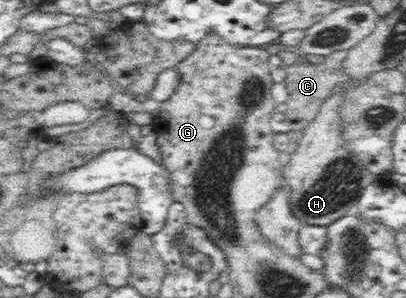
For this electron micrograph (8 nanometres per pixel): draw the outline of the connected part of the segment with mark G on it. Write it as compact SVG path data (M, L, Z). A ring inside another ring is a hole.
M219 35L205 36L196 45L194 51L187 56L184 61L178 62L176 67L177 71L181 74L180 83L177 85L173 94L167 99L166 103L162 102L161 107L155 113L155 118L152 127L158 133L157 144L159 148L159 153L163 160L163 167L168 171L170 177L173 181L173 198L175 202L180 202L184 206L184 211L187 215L186 221L194 226L198 226L206 230L208 237L214 240L216 244L223 249L224 254L227 256L228 265L230 269L236 269L238 275L258 275L260 271L258 269L274 269L278 272L282 270L283 267L283 252L278 248L276 243L272 243L268 240L268 265L266 267L248 267L248 263L234 263L234 259L238 255L244 255L246 247L250 245L260 245L262 237L258 239L252 239L250 233L244 233L240 231L240 227L246 227L246 225L240 225L244 223L244 219L240 217L242 211L246 211L256 227L258 227L258 222L256 222L256 217L258 217L258 211L266 205L267 201L279 191L280 185L284 184L283 180L283 169L282 163L279 163L279 152L274 149L274 132L271 131L271 119L275 115L276 101L271 97L271 87L273 84L272 78L270 77L271 69L268 66L269 54L265 49L259 47L234 47L234 44L226 43L220 39Z

